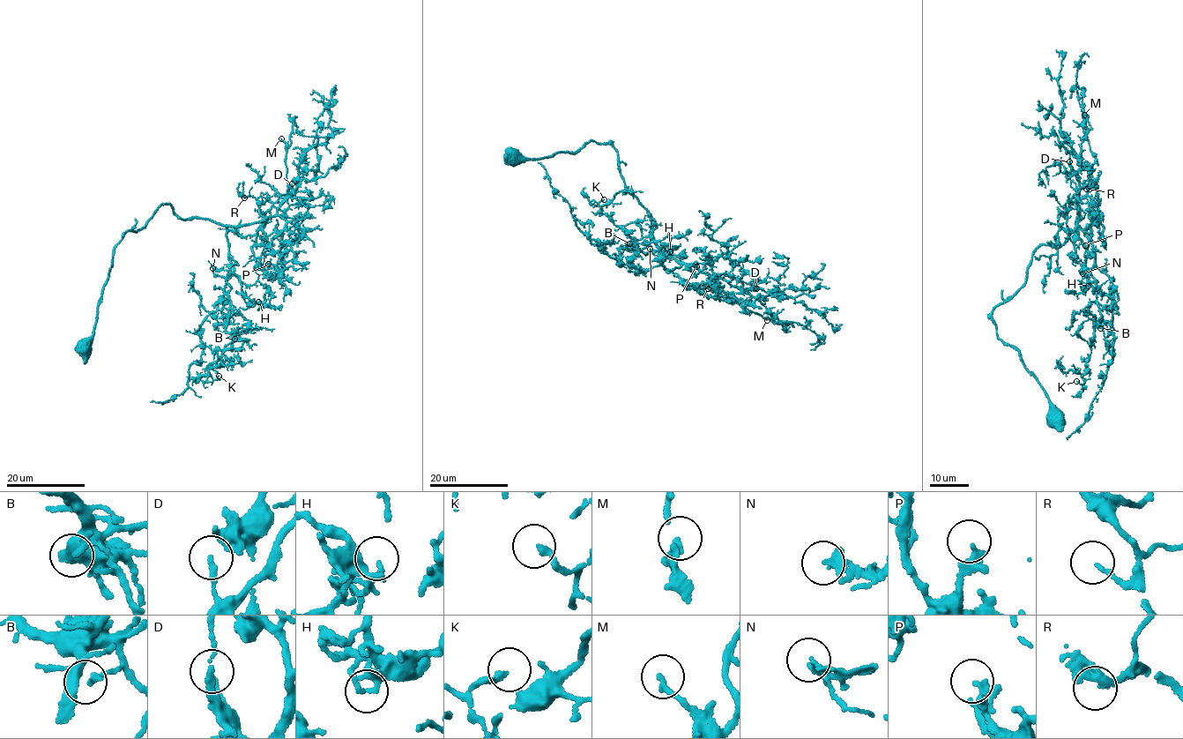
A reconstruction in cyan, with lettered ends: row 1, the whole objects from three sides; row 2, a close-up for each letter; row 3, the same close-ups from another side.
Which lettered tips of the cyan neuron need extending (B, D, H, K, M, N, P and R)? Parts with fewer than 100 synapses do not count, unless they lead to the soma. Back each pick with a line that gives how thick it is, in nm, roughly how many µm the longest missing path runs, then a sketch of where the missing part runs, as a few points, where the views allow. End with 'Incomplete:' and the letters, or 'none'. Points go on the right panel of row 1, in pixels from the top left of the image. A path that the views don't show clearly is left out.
Incomplete: none

